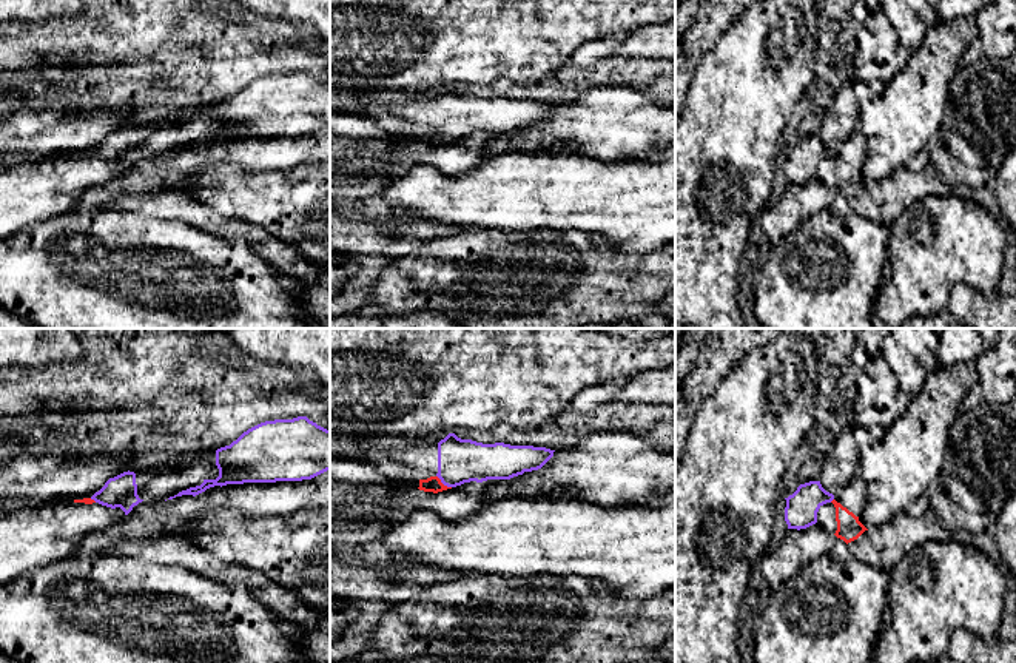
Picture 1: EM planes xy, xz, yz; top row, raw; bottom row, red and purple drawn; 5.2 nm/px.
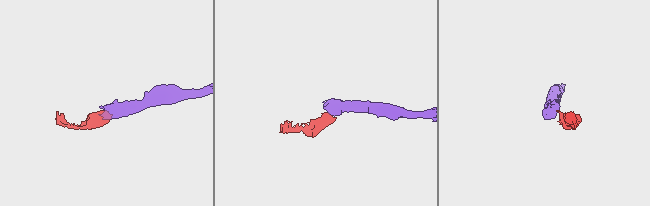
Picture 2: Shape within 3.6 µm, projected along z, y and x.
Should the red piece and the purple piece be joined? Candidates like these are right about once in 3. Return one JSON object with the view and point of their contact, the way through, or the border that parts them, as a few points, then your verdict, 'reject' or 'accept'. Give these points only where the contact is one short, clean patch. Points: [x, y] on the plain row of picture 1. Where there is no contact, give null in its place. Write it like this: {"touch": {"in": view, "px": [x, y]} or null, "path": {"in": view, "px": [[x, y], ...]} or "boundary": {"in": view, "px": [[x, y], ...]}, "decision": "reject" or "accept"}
{"touch": {"in": "xz", "px": [441, 137]}, "boundary": {"in": "xz", "px": [[437, 130], [450, 142]]}, "decision": "reject"}

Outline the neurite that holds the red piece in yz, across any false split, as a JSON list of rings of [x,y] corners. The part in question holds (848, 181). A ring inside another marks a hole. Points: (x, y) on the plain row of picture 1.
[[[857,128],[846,140],[839,142],[831,157],[820,160],[817,179],[843,194],[846,199],[857,194],[868,185],[862,179],[865,154],[866,140]]]

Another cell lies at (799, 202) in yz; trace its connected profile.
[[[817,177],[806,183],[789,183],[779,204],[760,214],[760,225],[771,245],[797,230],[811,216],[828,210],[836,190]]]

